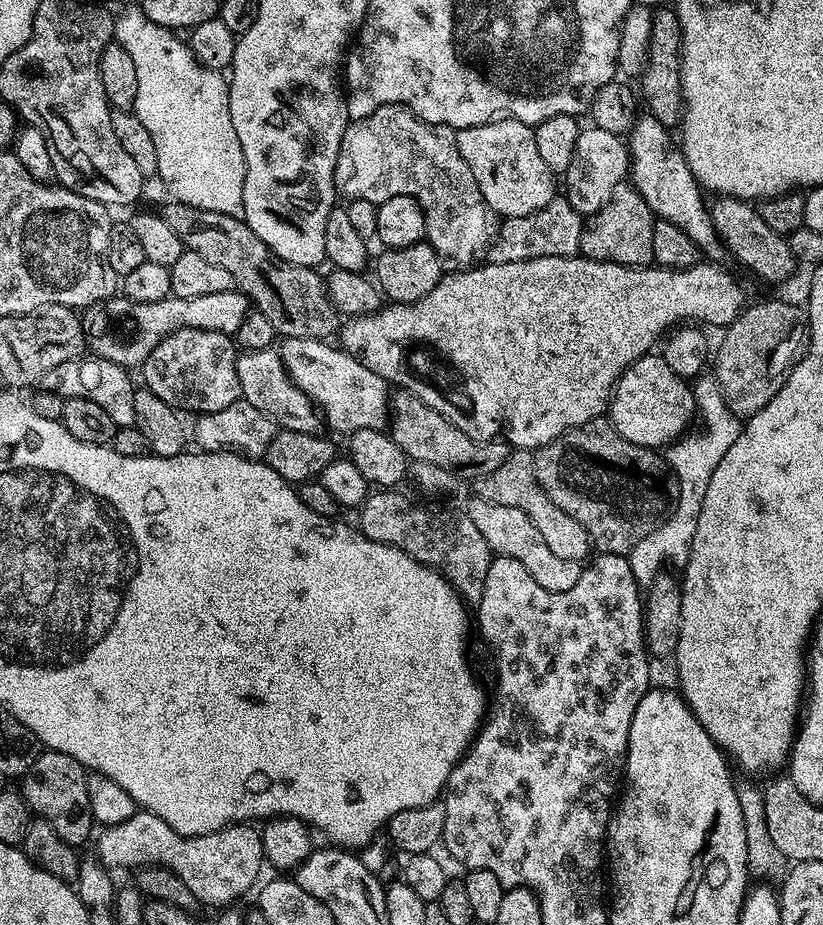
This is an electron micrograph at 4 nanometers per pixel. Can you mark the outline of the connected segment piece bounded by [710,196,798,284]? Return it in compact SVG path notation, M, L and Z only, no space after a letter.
M716 196L713 201L710 204L712 225L720 236L720 242L724 245L727 255L736 256L738 263L772 284L780 284L783 280L790 279L792 271L797 271L798 265L790 254L787 239L770 230L766 222L762 222L756 207L749 201L739 200L733 196Z

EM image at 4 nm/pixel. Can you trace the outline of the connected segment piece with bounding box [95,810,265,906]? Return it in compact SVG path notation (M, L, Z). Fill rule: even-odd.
M138 810L130 818L126 818L126 822L107 825L101 832L104 833L100 837L98 837L99 835L95 837L95 840L97 839L97 853L95 852L95 855L105 868L109 870L117 870L116 868L120 867L130 867L129 869L131 869L133 866L163 866L169 868L174 870L174 874L178 874L178 878L182 878L182 882L186 882L186 886L190 886L190 890L201 905L231 905L236 901L234 899L246 895L251 890L252 883L254 883L254 888L257 881L261 879L261 877L259 878L260 864L265 863L260 833L248 822L231 824L229 828L223 828L205 836L183 836L178 834L178 830L174 830L166 822L162 822L162 818L158 818L152 812Z

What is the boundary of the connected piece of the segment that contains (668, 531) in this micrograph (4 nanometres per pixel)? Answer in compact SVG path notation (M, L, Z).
M697 379L692 388L692 397L696 399L698 424L699 420L701 424L700 432L689 431L681 436L679 440L673 440L666 448L668 467L676 475L678 490L680 491L676 508L664 523L658 525L650 534L646 534L646 538L642 538L642 542L638 542L638 546L634 546L627 555L630 570L634 572L634 578L637 584L641 586L651 586L655 583L656 579L665 571L664 564L670 563L671 560L680 562L687 557L688 549L692 546L694 530L698 530L698 516L702 514L702 498L706 498L706 486L710 486L710 474L714 474L718 462L722 462L722 458L726 458L726 450L730 450L730 446L734 446L742 427L741 417L736 416L730 410L730 406L726 406L724 396L720 392L720 387L716 385L715 379L704 379Z

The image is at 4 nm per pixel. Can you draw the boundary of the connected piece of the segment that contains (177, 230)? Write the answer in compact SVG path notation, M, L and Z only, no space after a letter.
M168 202L162 215L166 222L170 222L174 234L184 240L187 251L202 254L202 258L234 274L236 288L248 297L255 311L270 318L281 337L328 340L337 335L342 320L328 297L325 277L319 276L316 268L294 266L294 262L278 258L241 217L214 214L212 210L198 210L175 202Z

